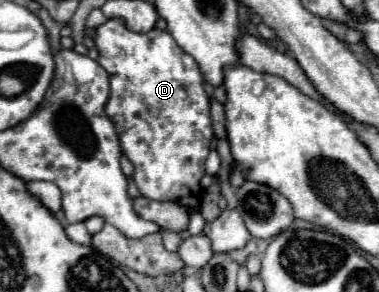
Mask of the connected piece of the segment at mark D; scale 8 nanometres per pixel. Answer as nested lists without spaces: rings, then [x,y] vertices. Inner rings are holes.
[[[109,19],[97,27],[95,43],[99,51],[97,61],[109,73],[113,87],[105,111],[115,121],[123,151],[135,167],[133,179],[141,195],[155,201],[179,203],[191,213],[199,211],[203,197],[199,181],[205,175],[205,159],[213,141],[213,125],[209,115],[209,97],[203,89],[197,61],[175,43],[169,31],[151,29],[147,33],[133,33],[121,19]]]

